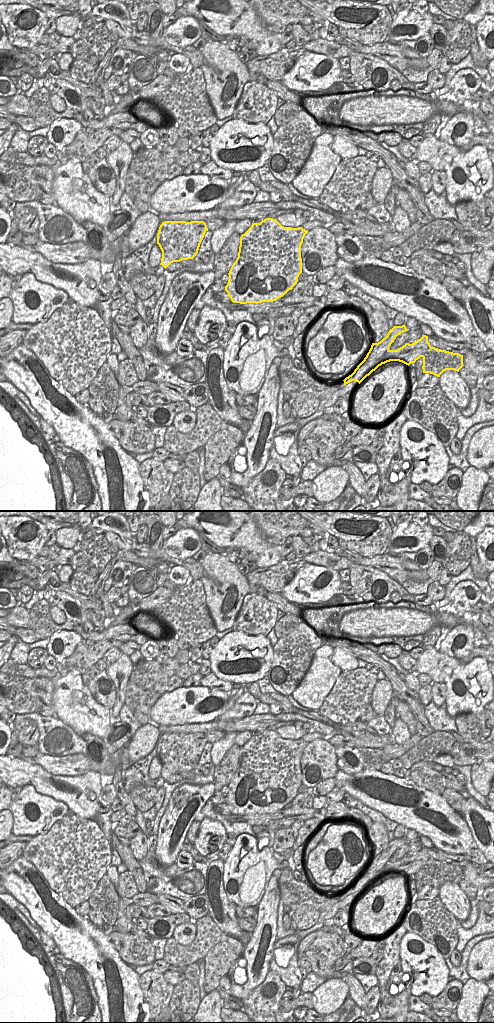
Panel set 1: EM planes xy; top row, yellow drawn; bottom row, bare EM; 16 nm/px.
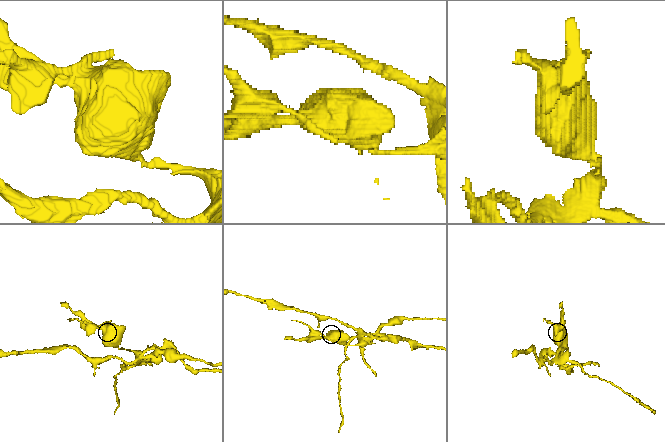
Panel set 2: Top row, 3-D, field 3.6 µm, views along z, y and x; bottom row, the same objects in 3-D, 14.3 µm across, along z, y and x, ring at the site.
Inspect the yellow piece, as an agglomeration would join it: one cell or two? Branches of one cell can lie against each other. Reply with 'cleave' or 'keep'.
cleave

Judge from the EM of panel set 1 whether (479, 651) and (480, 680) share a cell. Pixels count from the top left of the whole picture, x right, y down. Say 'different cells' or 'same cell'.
different cells

